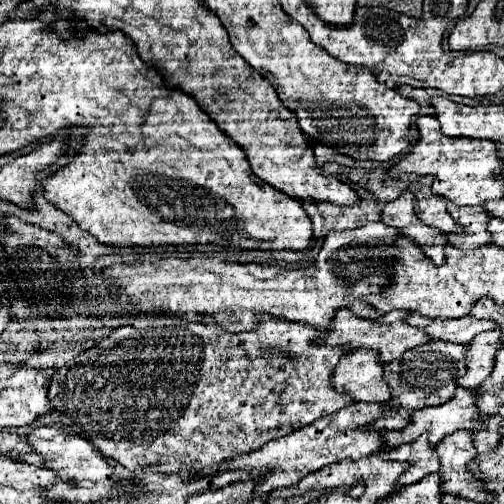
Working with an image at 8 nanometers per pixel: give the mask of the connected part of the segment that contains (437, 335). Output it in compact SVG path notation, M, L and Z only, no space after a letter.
M412 313L412 315L408 315L406 323L416 325L418 329L424 329L432 339L464 343L464 345L470 343L478 333L496 329L494 321L476 319L472 315L460 317L460 319L428 319L418 313Z

